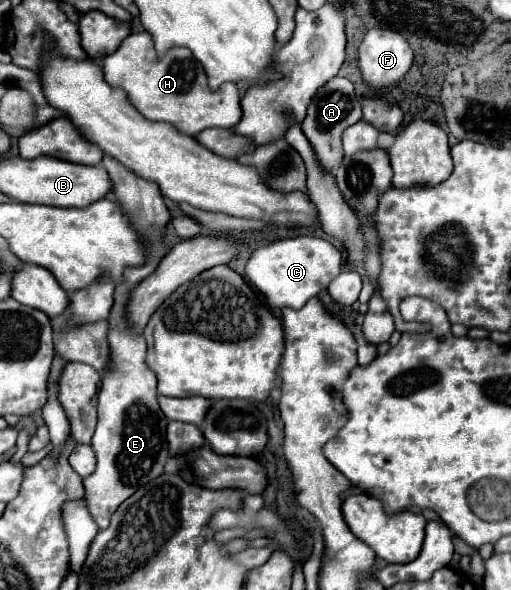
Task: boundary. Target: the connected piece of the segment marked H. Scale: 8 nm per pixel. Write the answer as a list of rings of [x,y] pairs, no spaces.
[[[141,31],[141,33],[131,33],[127,39],[123,39],[123,43],[119,45],[119,49],[111,55],[107,55],[103,59],[103,75],[105,81],[111,87],[121,87],[129,99],[129,103],[145,117],[151,121],[167,121],[171,125],[175,125],[179,131],[185,131],[187,135],[197,135],[203,129],[209,127],[235,127],[241,119],[241,93],[239,87],[235,83],[223,83],[217,91],[211,91],[207,85],[207,75],[203,65],[183,47],[175,47],[173,51],[169,51],[165,57],[159,57],[153,49],[153,41],[151,35]]]

